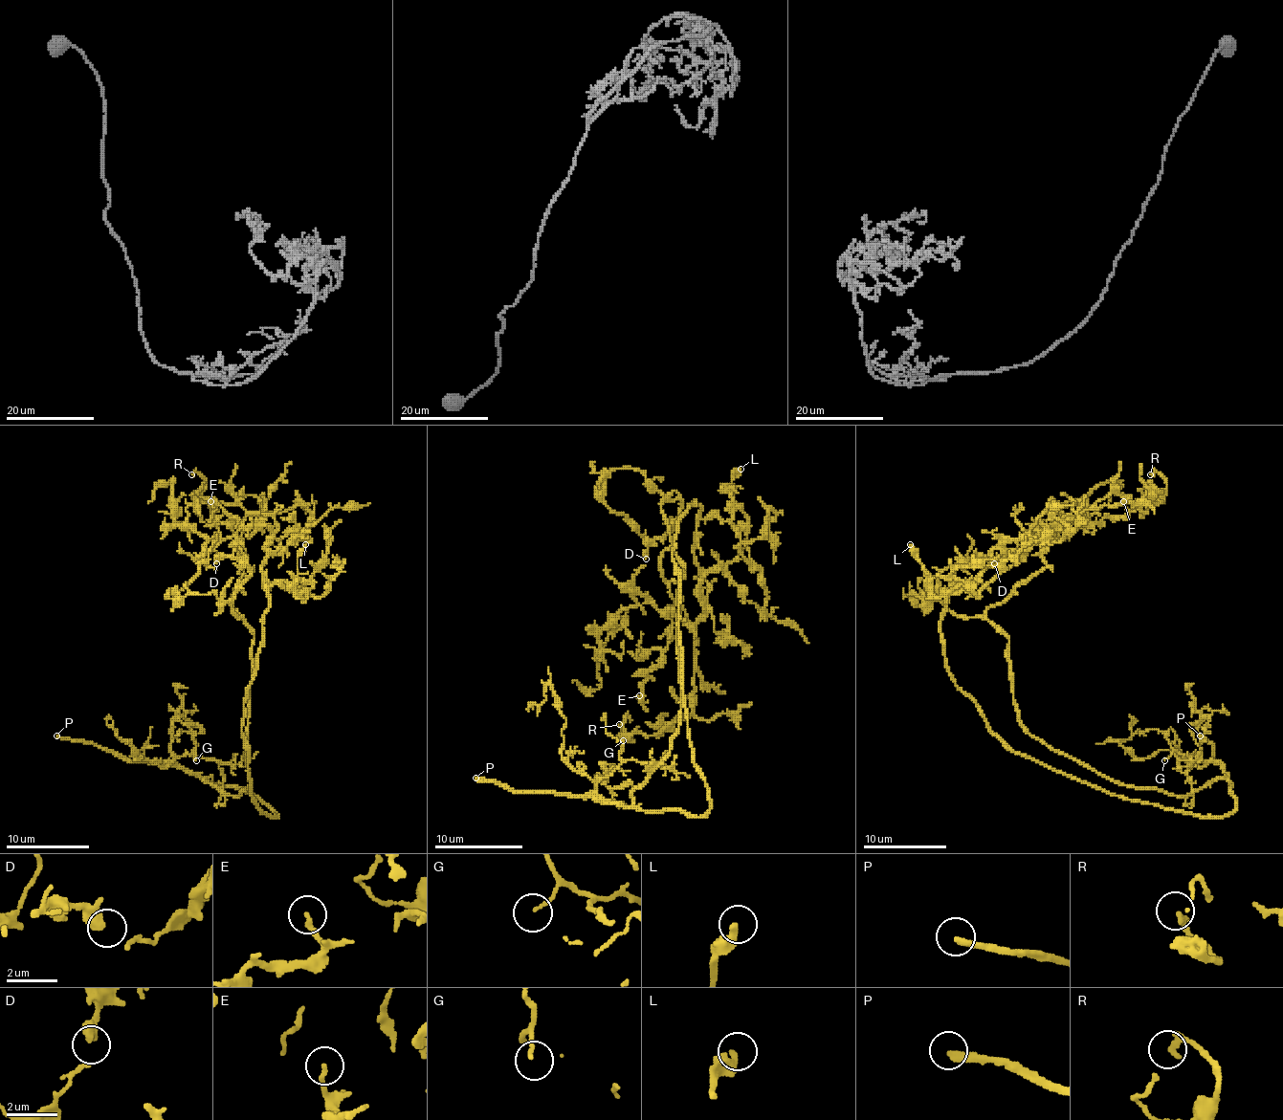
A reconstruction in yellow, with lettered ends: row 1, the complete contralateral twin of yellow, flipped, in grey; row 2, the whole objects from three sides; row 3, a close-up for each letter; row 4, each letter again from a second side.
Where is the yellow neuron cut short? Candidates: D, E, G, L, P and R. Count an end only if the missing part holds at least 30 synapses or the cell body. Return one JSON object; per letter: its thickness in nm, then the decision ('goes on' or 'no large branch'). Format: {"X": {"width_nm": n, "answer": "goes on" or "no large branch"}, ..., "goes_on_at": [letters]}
{"D": {"width_nm": 320, "answer": "no large branch"}, "E": {"width_nm": 160, "answer": "no large branch"}, "G": {"width_nm": 110, "answer": "no large branch"}, "L": {"width_nm": 380, "answer": "no large branch"}, "P": {"width_nm": 260, "answer": "goes on"}, "R": {"width_nm": 260, "answer": "no large branch"}, "goes_on_at": ["P"]}

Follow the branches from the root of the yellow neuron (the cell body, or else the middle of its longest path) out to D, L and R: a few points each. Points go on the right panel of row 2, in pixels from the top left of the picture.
D: (1019, 716), (1009, 640), (986, 619), (953, 613), (939, 597), (939, 576), (944, 569), (978, 555), (994, 563)
L: (1019, 716), (1009, 640), (986, 611), (1047, 565), (1038, 528), (1054, 526), (955, 594), (932, 592), (910, 544)
R: (1019, 716), (1009, 640), (986, 611), (1047, 565), (1038, 528), (1104, 505), (1143, 512), (1166, 487), (1150, 474)

